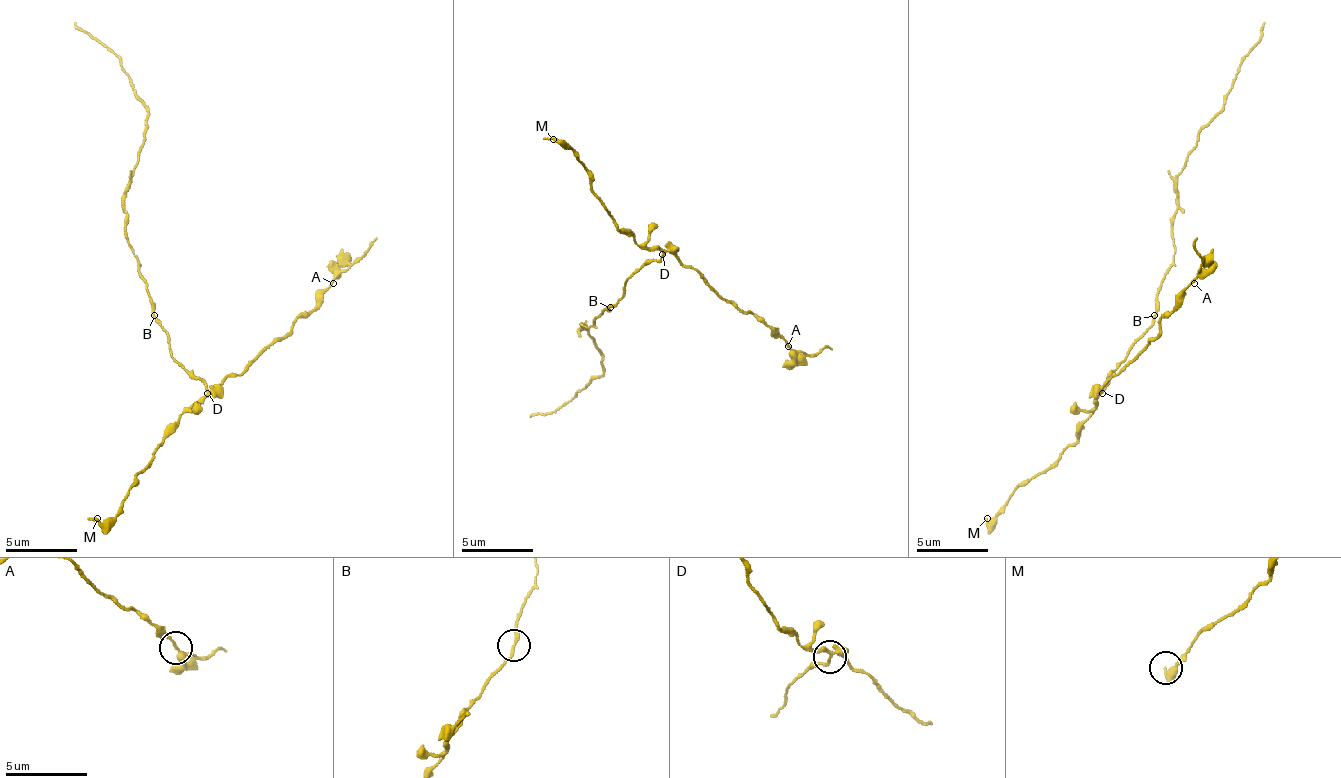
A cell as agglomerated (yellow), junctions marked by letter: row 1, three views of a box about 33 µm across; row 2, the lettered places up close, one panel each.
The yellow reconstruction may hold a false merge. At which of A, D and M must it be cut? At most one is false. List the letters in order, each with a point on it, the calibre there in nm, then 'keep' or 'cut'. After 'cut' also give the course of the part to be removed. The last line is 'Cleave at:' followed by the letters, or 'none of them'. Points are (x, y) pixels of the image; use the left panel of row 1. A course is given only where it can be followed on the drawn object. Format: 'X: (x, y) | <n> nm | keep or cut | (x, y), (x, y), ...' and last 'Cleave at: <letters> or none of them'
A: (333, 283) | 190 nm | keep
D: (207, 393) | 280 nm | cut | (208, 393), (172, 354), (126, 233), (129, 176), (147, 126), (143, 101), (122, 62), (76, 22)
M: (97, 518) | 340 nm | keep
Cleave at: D

